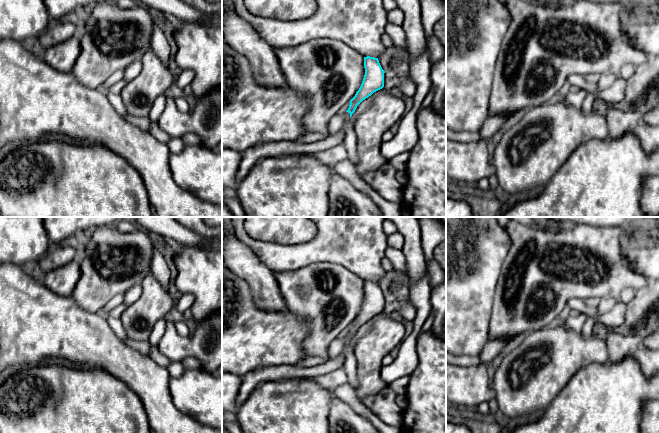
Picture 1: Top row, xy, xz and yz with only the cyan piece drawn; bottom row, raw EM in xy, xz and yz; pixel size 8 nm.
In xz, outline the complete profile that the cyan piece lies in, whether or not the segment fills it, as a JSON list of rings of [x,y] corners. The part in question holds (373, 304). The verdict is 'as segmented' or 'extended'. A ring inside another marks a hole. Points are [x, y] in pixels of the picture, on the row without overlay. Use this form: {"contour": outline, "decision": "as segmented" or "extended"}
{"contour": [[[364,281],[365,299],[359,314],[355,320],[350,324],[348,334],[345,336],[342,353],[345,354],[345,361],[343,369],[345,370],[349,380],[348,383],[354,388],[359,386],[357,377],[357,363],[352,354],[350,342],[355,336],[357,330],[366,322],[371,320],[374,316],[384,311],[384,297],[378,282]]], "decision": "extended"}

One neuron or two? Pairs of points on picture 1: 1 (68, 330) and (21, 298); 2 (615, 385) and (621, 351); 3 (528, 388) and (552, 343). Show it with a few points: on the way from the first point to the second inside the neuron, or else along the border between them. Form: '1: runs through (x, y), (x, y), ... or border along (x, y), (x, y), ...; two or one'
1: runs through (56, 326), (48, 325), (33, 310); one
2: border along (609, 360), (619, 362), (633, 357), (641, 371); two
3: runs through (530, 377), (552, 354); one

